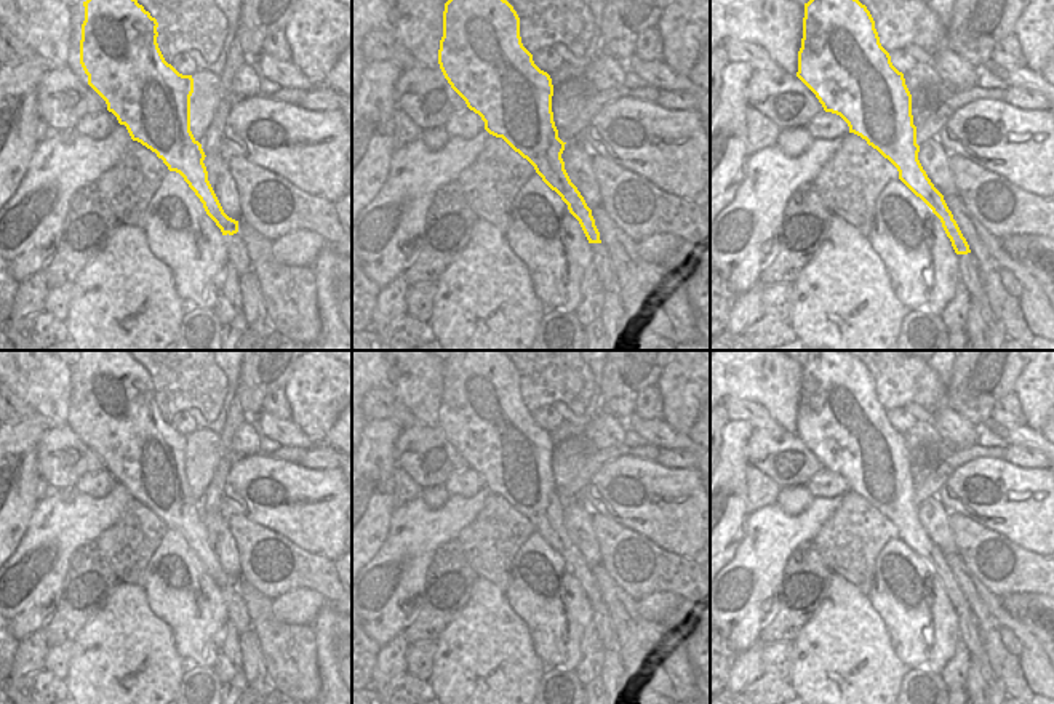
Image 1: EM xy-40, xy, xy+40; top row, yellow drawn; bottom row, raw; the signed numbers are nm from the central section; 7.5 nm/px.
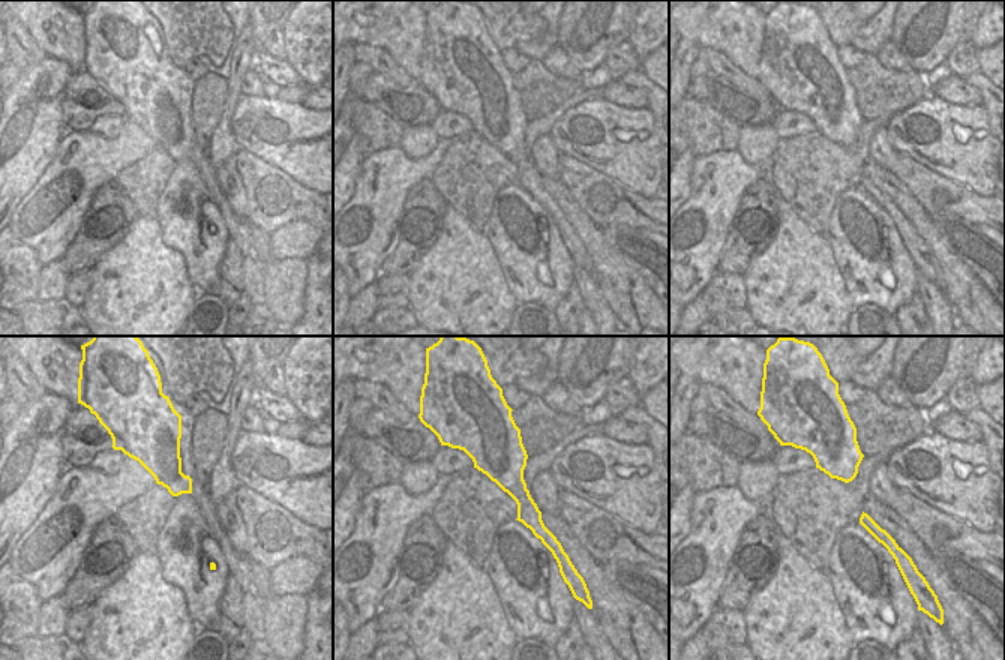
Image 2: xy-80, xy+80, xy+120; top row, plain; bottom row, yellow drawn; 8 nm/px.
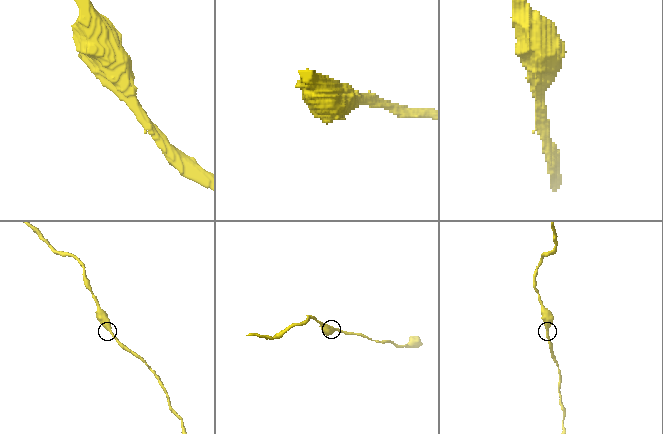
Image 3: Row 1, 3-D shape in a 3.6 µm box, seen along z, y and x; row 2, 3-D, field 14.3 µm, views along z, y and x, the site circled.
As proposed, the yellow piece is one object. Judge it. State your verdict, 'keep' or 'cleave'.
keep

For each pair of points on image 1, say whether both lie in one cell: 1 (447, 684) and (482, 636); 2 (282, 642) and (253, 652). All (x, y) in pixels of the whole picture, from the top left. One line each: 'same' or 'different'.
1: same
2: different

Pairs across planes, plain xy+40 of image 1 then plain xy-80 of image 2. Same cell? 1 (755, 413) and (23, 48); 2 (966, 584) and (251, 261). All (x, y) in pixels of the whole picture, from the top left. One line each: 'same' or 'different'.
1: same
2: same

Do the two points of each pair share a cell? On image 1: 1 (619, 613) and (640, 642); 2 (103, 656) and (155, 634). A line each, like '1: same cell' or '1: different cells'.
1: same cell
2: same cell

